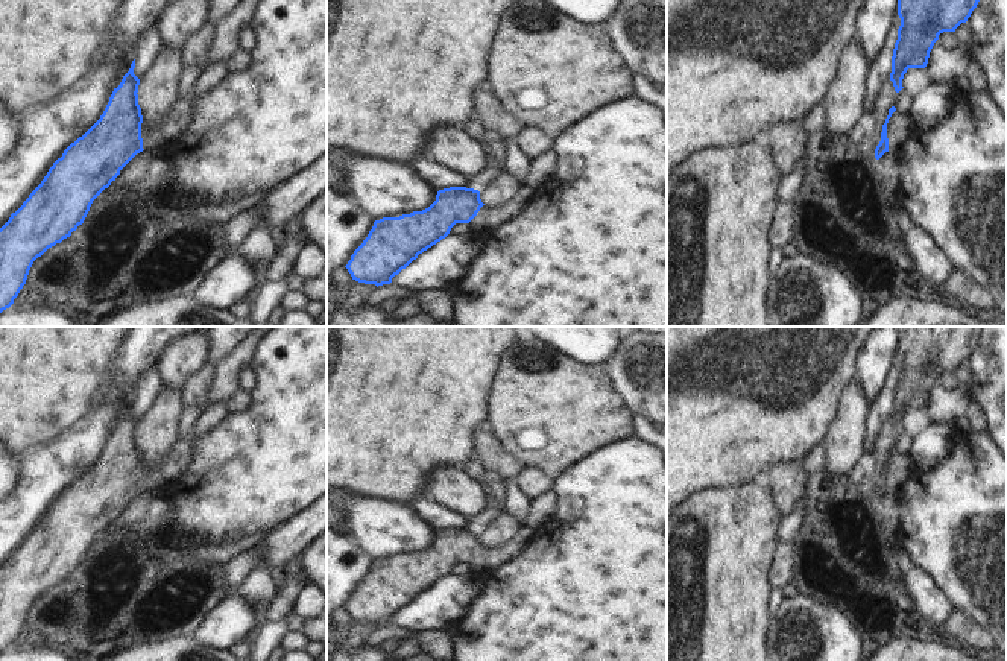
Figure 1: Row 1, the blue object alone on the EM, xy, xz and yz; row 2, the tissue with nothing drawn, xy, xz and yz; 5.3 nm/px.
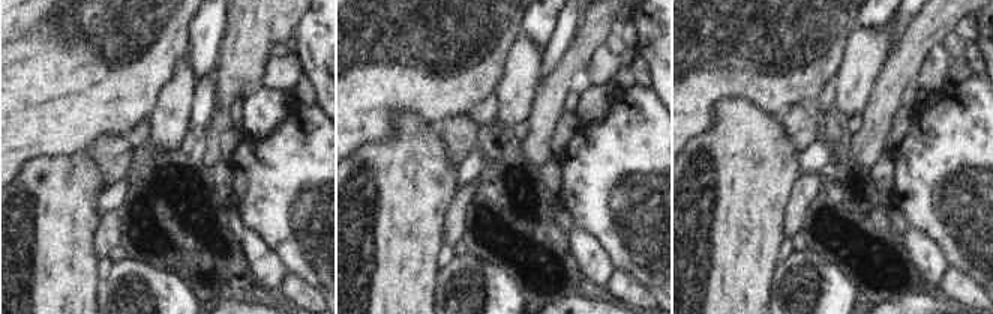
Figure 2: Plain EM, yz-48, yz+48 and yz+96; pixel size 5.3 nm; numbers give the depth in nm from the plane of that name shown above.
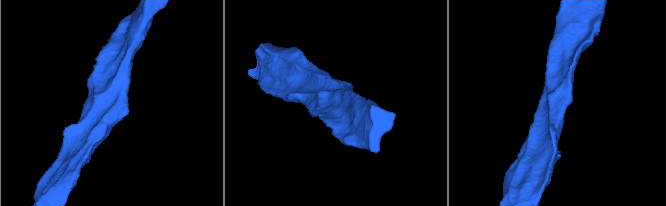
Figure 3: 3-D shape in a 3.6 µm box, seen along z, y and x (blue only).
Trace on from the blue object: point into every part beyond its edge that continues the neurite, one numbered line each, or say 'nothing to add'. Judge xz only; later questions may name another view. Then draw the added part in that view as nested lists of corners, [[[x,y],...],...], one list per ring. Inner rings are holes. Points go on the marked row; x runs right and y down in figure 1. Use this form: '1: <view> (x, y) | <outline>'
1: xz (488, 218) | [[[524,185],[510,201],[489,207],[483,205],[469,222],[472,232],[481,234],[494,226],[503,225],[516,217],[530,202],[536,199],[536,191]]]

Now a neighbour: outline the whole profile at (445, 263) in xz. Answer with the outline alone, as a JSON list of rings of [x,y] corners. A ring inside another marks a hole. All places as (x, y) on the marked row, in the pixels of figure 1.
[[[478,234],[447,236],[418,255],[406,269],[392,278],[390,284],[422,290],[447,290],[471,270],[483,249]]]

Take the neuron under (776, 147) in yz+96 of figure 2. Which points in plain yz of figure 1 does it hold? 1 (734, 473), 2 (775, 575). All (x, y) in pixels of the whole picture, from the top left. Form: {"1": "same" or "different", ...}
{"1": "different", "2": "different"}

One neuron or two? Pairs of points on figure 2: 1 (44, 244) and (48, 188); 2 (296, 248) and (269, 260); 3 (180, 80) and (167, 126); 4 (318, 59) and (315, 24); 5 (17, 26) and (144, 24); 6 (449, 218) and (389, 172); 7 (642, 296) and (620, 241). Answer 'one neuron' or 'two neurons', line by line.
1: one neuron
2: two neurons
3: one neuron
4: one neuron
5: one neuron
6: two neurons
7: two neurons

